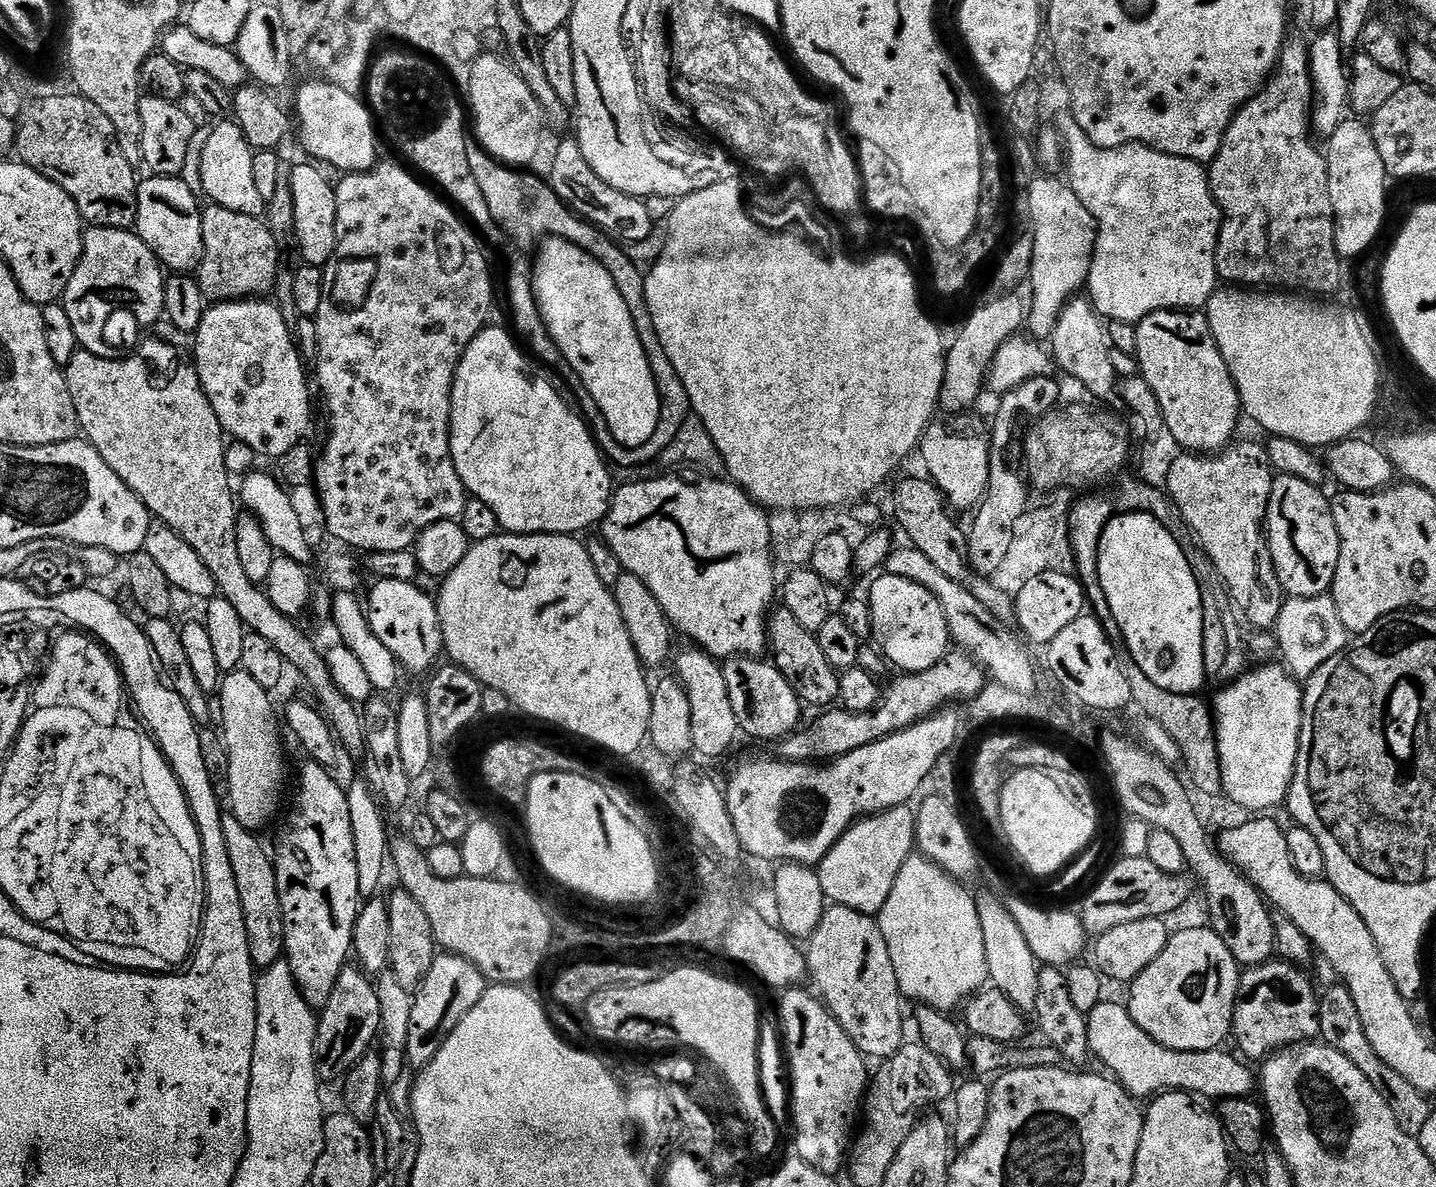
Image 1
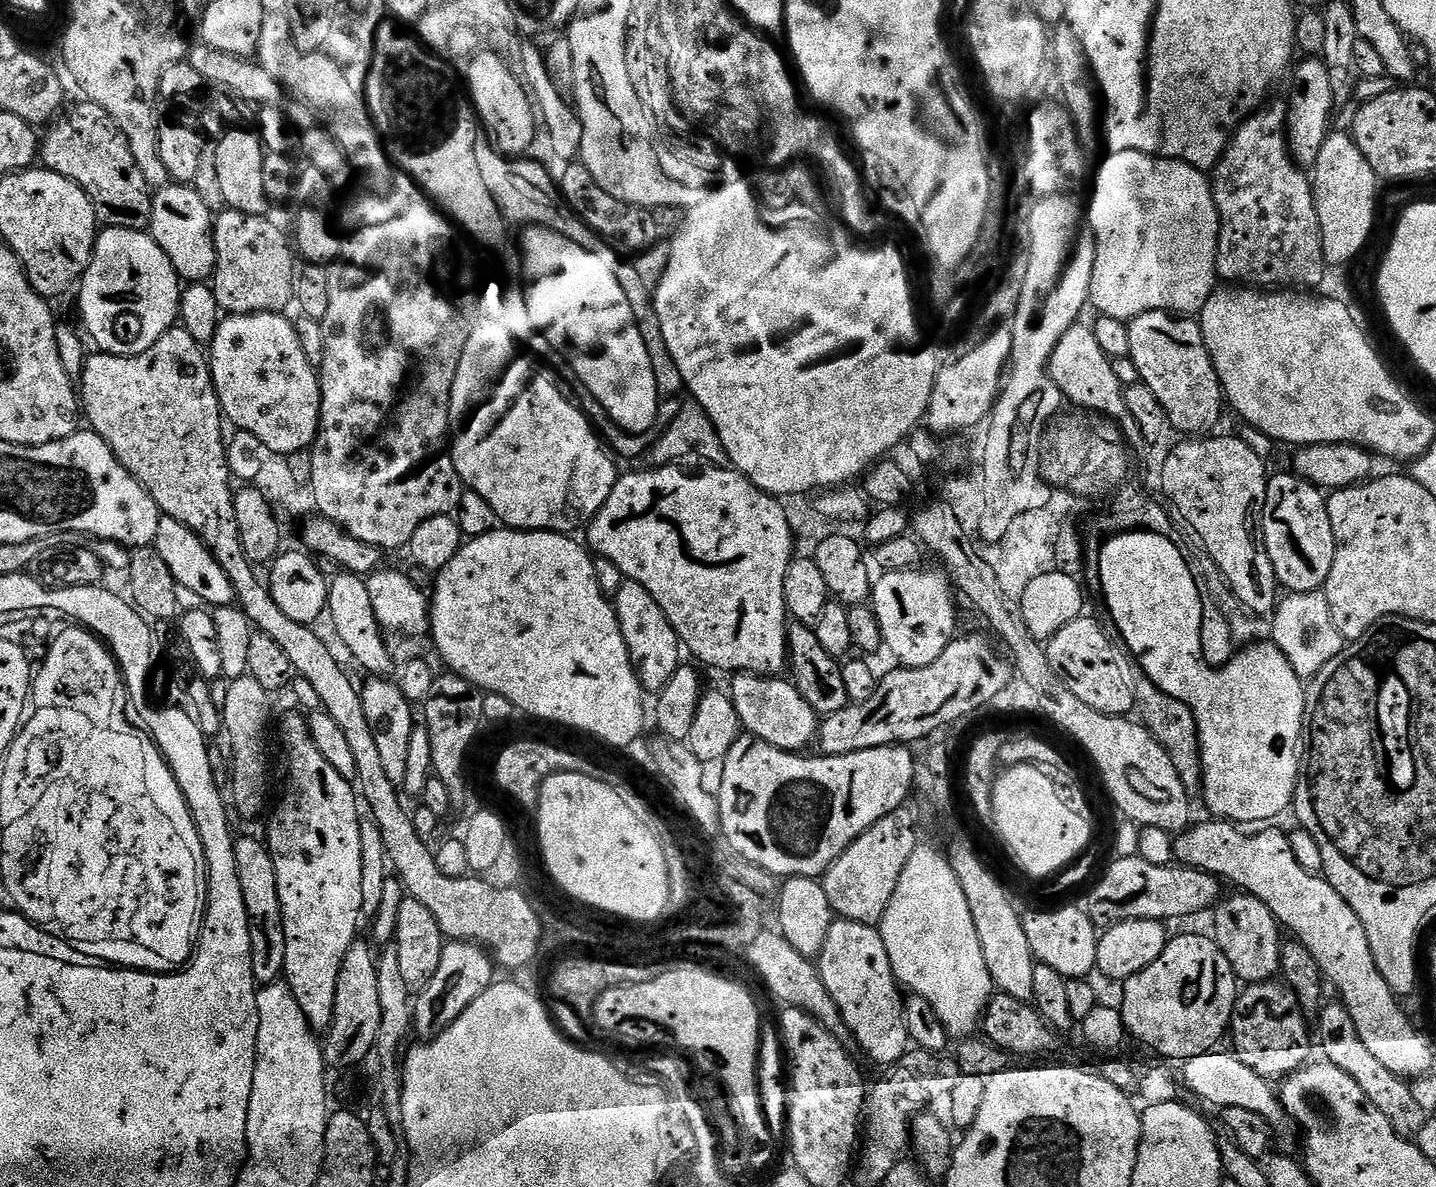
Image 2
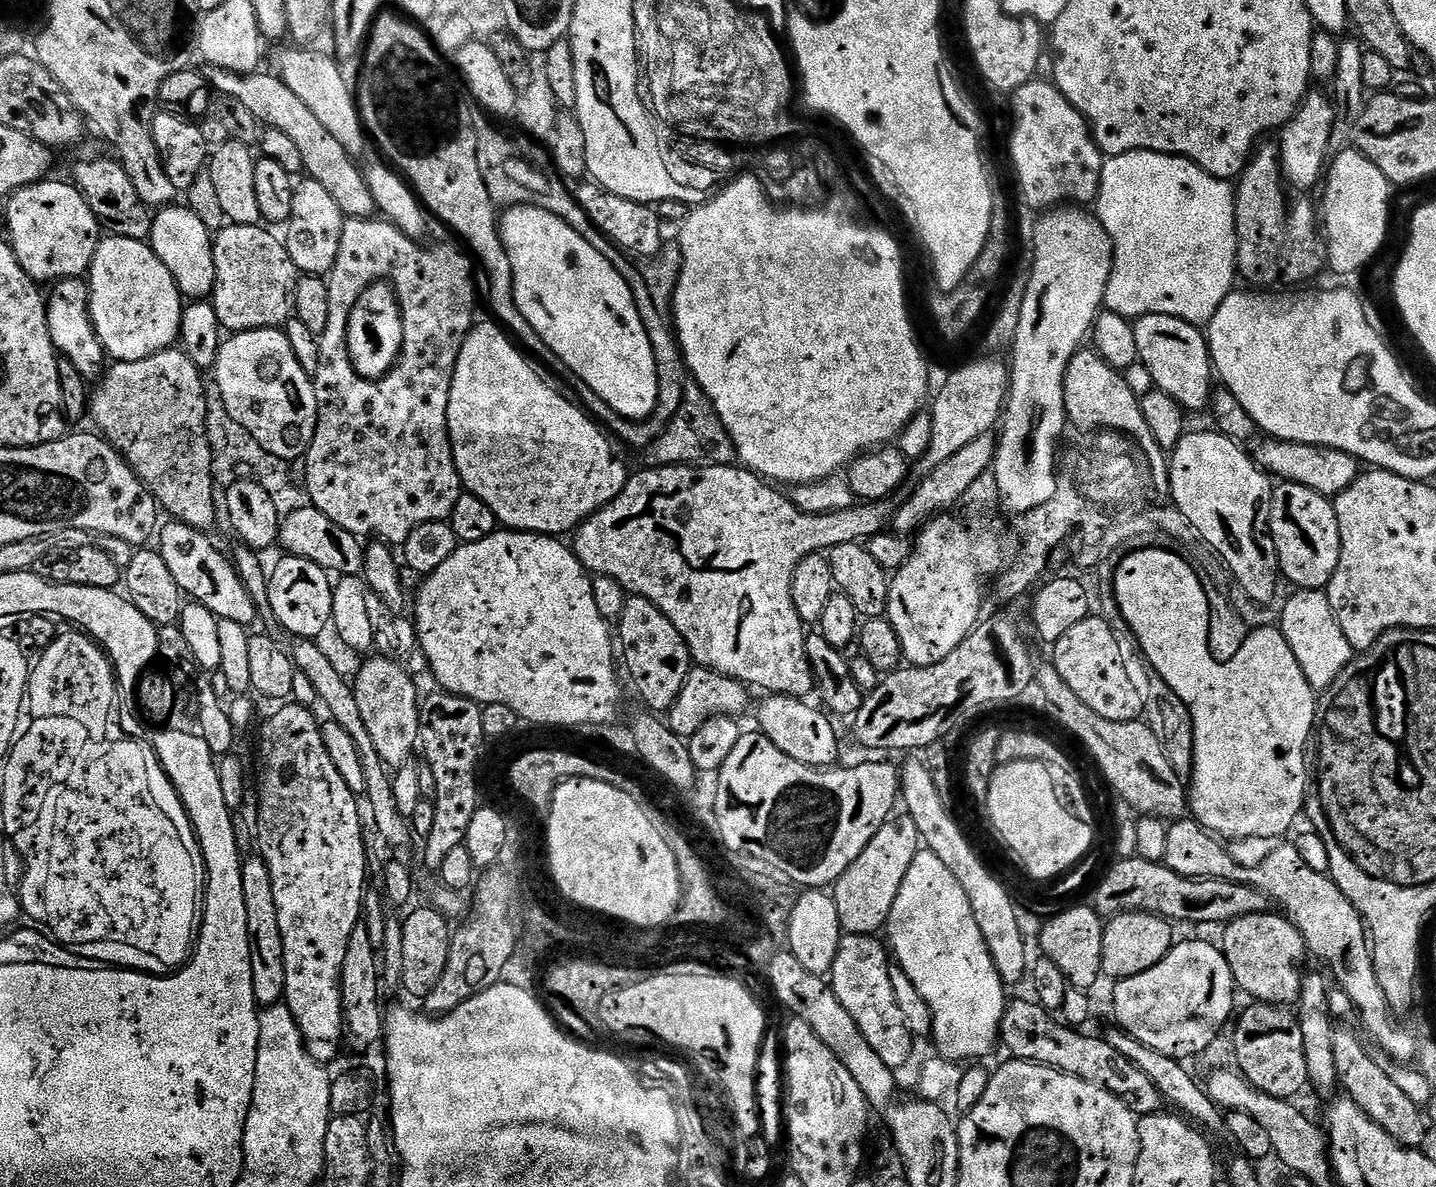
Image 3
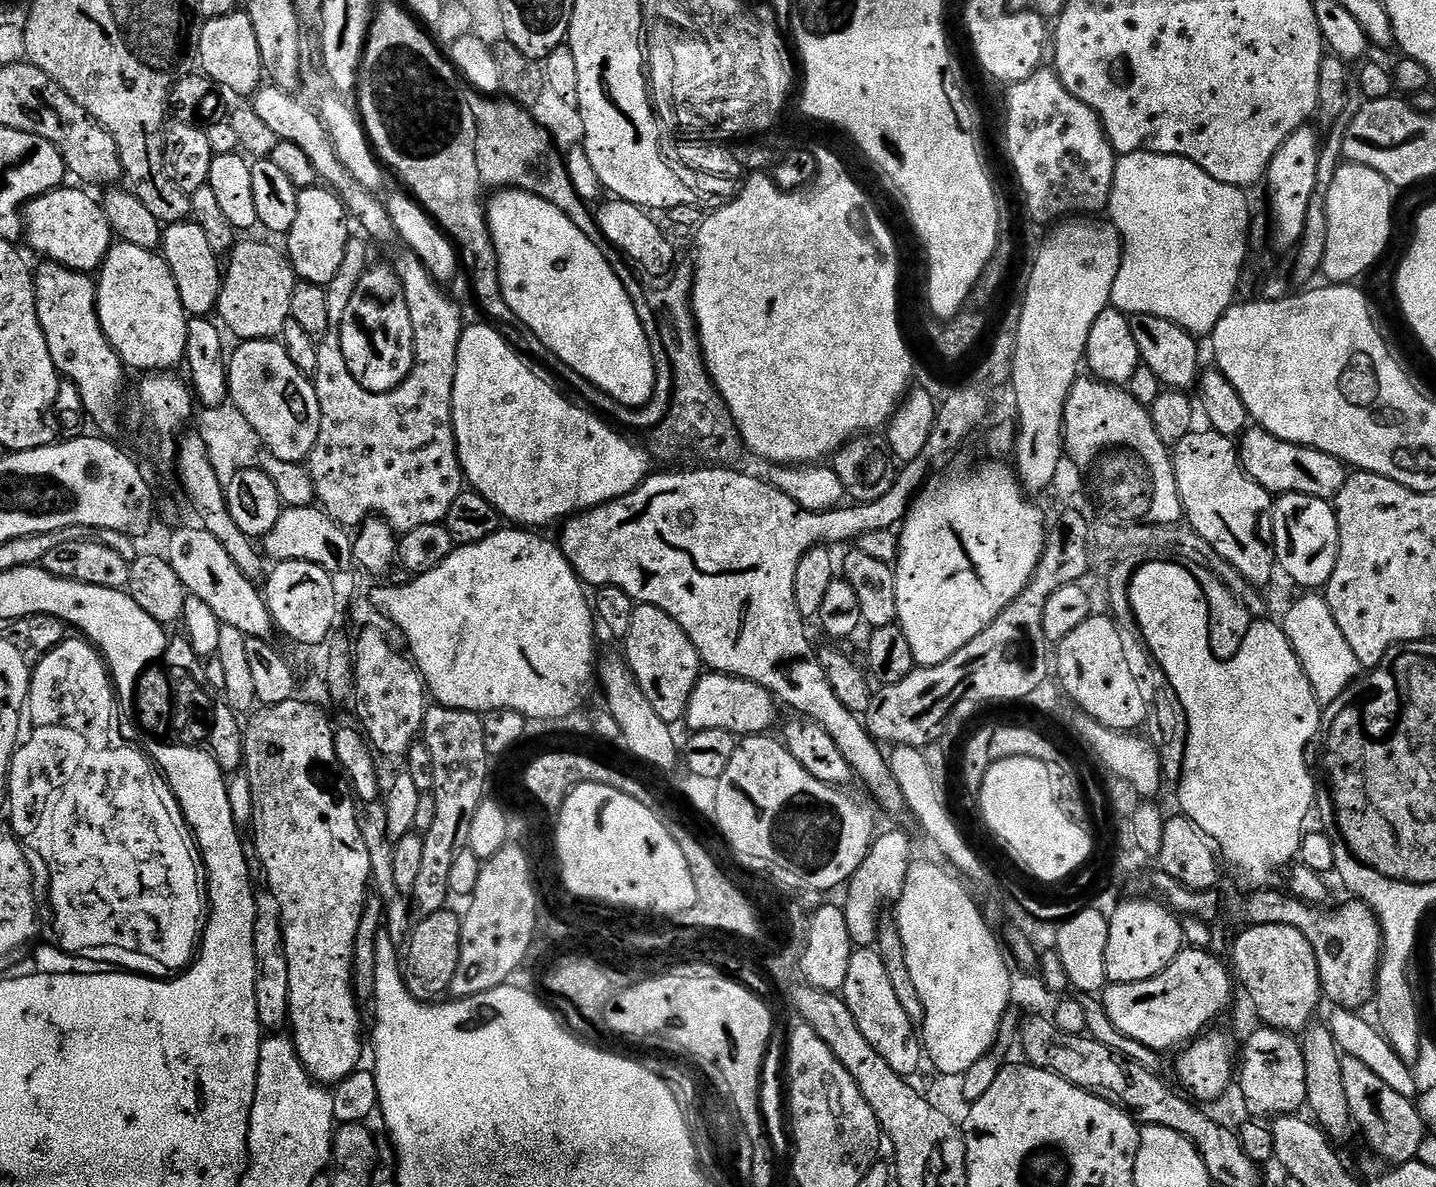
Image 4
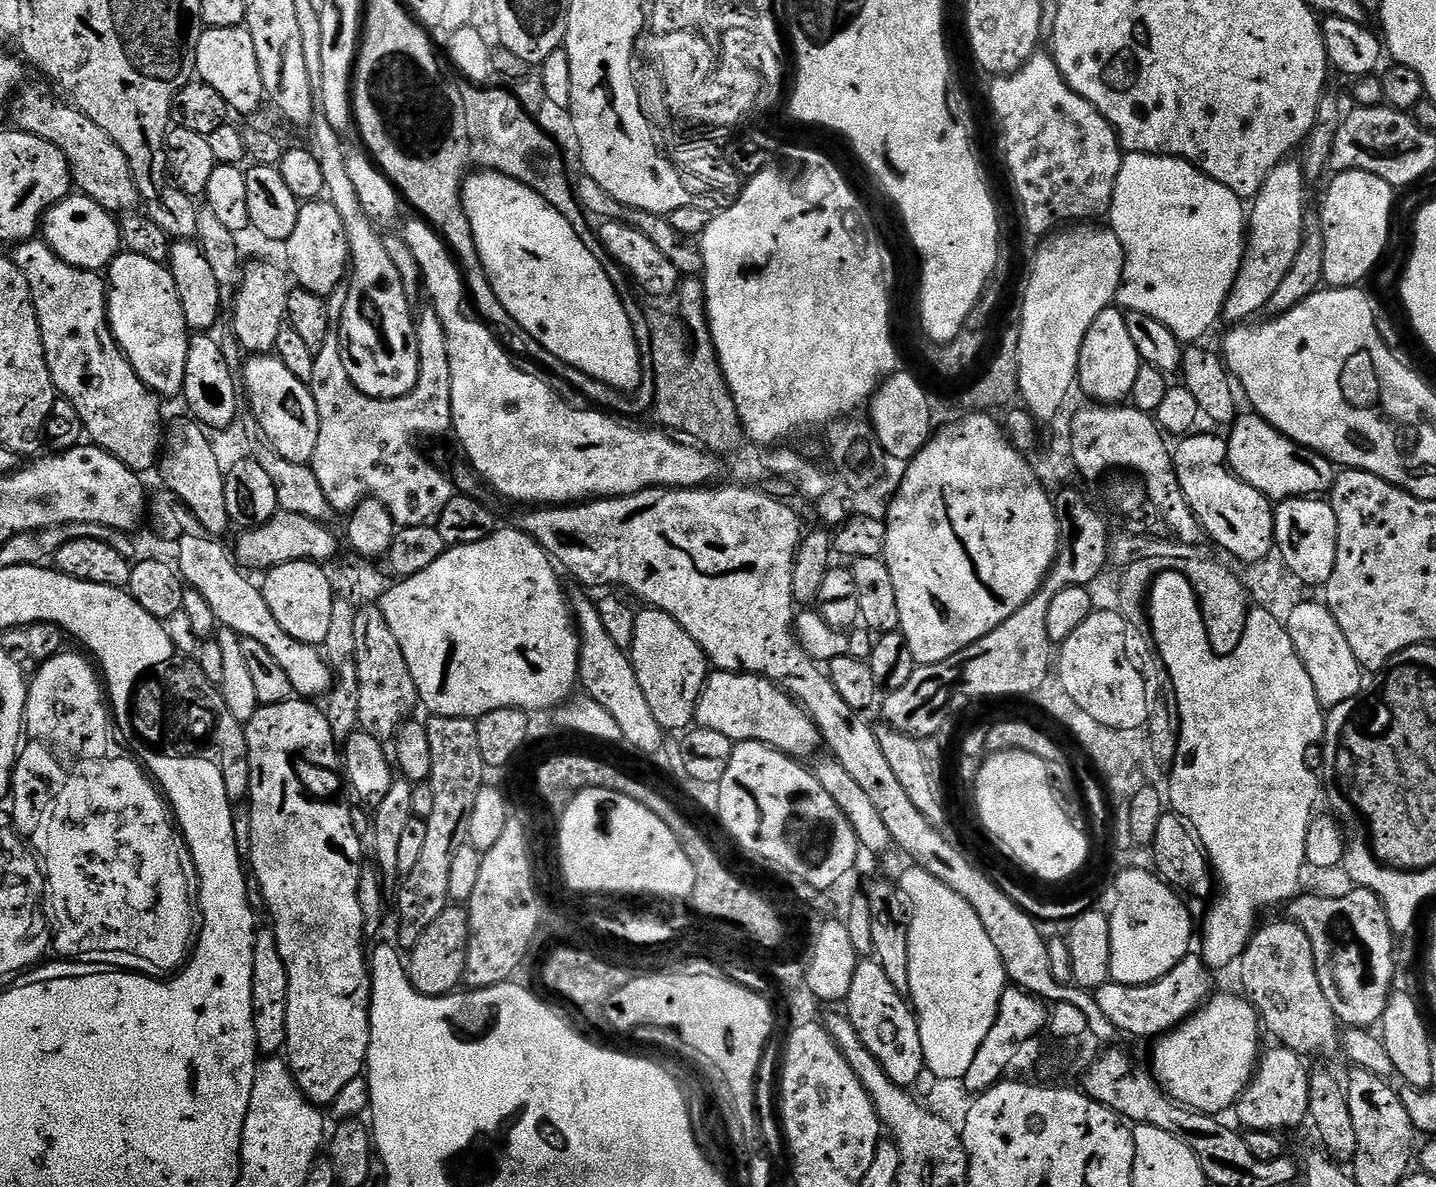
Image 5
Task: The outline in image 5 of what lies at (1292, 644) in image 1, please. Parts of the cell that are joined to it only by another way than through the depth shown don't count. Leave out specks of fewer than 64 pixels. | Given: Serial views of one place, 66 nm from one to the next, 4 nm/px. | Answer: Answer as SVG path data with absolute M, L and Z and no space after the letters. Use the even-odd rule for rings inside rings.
M1303 602L1290 615L1286 627L1298 658L1302 658L1302 666L1306 666L1306 674L1310 674L1310 682L1314 682L1314 694L1321 708L1330 710L1362 691L1365 669L1354 658L1354 650L1350 650L1350 642L1346 642L1346 634L1334 622L1334 614L1330 614L1327 604Z

